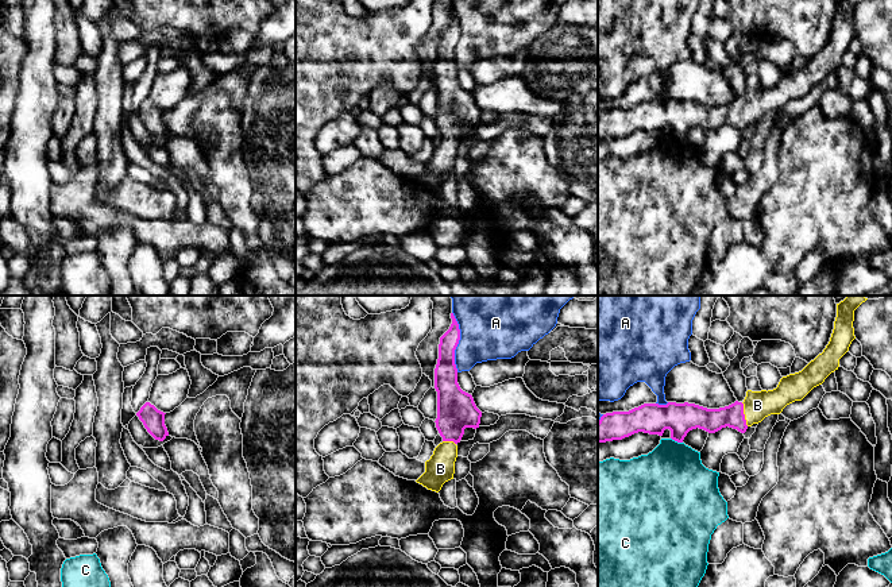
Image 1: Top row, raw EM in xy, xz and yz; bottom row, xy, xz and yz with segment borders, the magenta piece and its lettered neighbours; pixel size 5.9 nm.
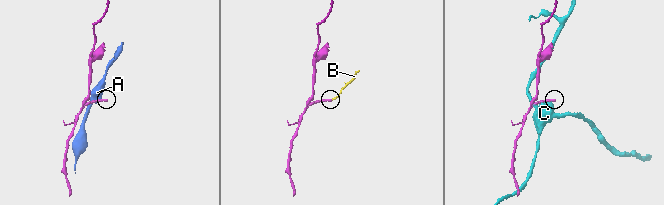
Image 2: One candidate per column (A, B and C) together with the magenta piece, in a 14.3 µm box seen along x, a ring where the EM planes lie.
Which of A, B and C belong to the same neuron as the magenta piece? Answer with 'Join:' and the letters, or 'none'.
Join: B

